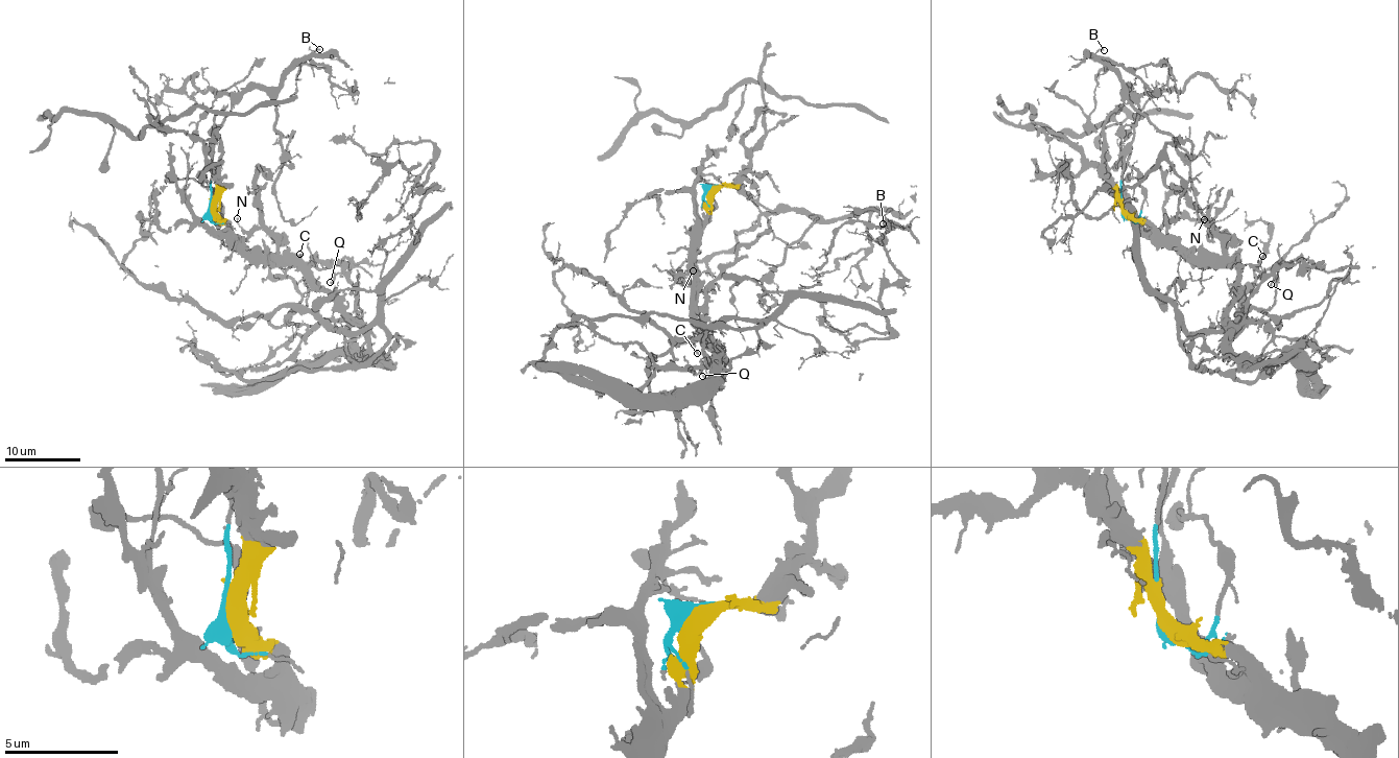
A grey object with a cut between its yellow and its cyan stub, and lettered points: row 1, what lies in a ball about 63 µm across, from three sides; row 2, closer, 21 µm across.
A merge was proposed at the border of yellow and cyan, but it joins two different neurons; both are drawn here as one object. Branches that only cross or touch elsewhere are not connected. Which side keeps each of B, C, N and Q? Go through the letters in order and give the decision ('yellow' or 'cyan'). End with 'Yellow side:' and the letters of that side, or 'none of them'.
B: cyan
C: yellow
N: yellow
Q: yellow
Yellow side: C, N, Q

